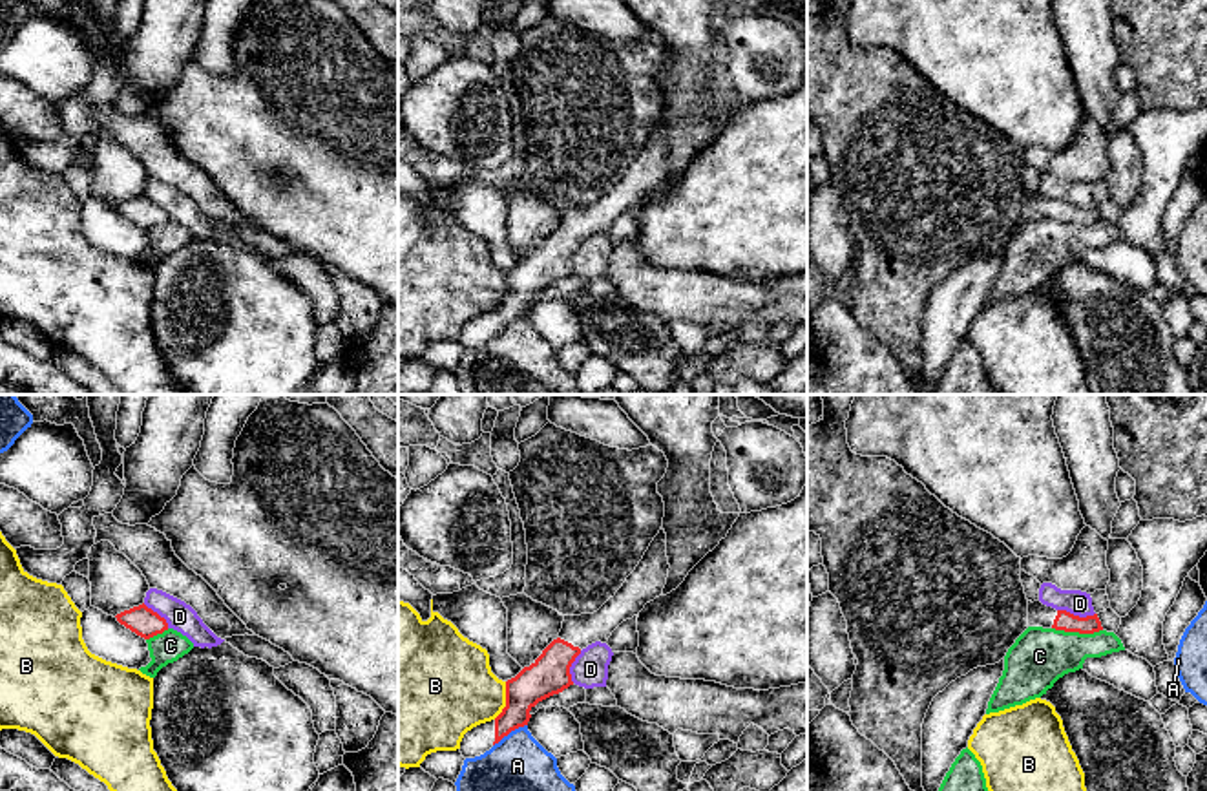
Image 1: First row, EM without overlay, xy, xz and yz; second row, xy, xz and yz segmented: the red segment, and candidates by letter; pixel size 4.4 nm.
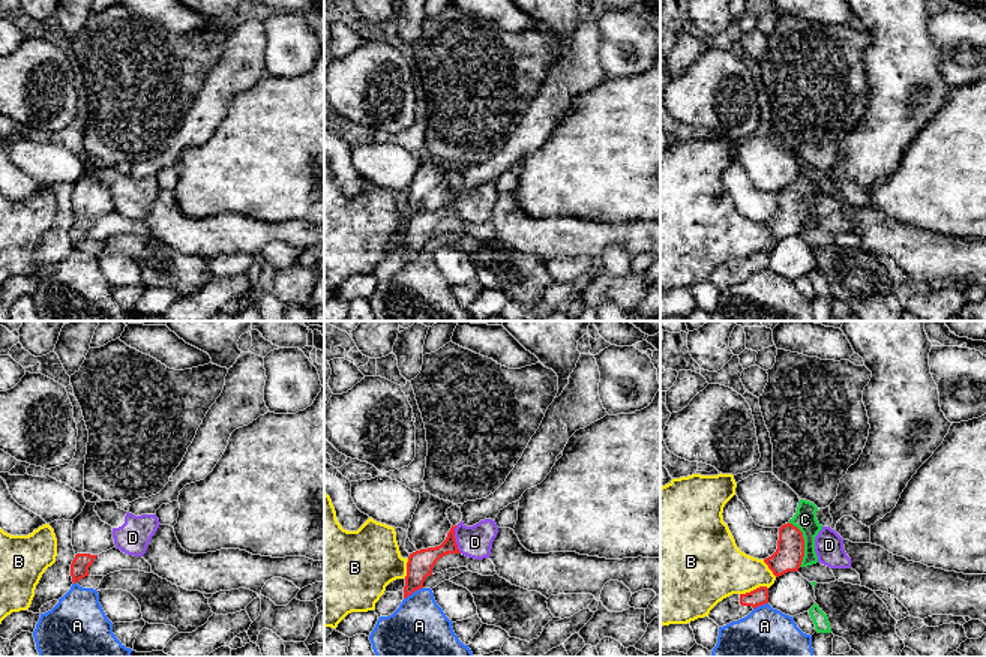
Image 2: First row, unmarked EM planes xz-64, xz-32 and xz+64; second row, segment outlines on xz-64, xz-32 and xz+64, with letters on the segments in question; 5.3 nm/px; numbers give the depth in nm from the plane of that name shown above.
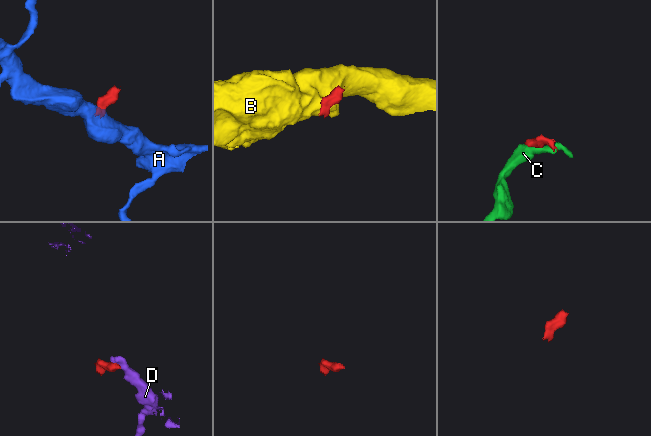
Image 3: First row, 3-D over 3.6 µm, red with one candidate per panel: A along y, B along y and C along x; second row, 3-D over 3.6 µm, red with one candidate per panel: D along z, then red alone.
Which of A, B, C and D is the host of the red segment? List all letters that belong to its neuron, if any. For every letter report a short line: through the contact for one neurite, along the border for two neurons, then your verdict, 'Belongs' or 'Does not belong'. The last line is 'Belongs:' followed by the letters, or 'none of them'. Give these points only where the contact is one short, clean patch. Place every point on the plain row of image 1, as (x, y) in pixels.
A: Line: xz (526, 315), (512, 320), (493, 337). Does not belong
B: Line: xz (506, 273), (506, 296), (493, 309). Does not belong
C: Line: yz (1052, 218), (1080, 223), (1102, 221). Does not belong
D: Line: yz (1058, 200), (1080, 207), (1094, 205). Does not belong
Belongs: none of them

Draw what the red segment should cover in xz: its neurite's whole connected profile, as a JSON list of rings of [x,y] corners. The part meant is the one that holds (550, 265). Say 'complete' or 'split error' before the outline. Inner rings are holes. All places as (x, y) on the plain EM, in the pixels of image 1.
split error | [[[661,119],[614,188],[593,205],[564,206],[559,228],[530,258],[506,272],[506,298],[495,311],[464,325],[462,347],[484,345],[511,322],[528,316],[530,301],[539,292],[573,276],[570,258],[581,241],[595,232],[606,234],[623,212],[639,206],[646,194],[659,188],[666,175],[668,159],[666,124]]]

